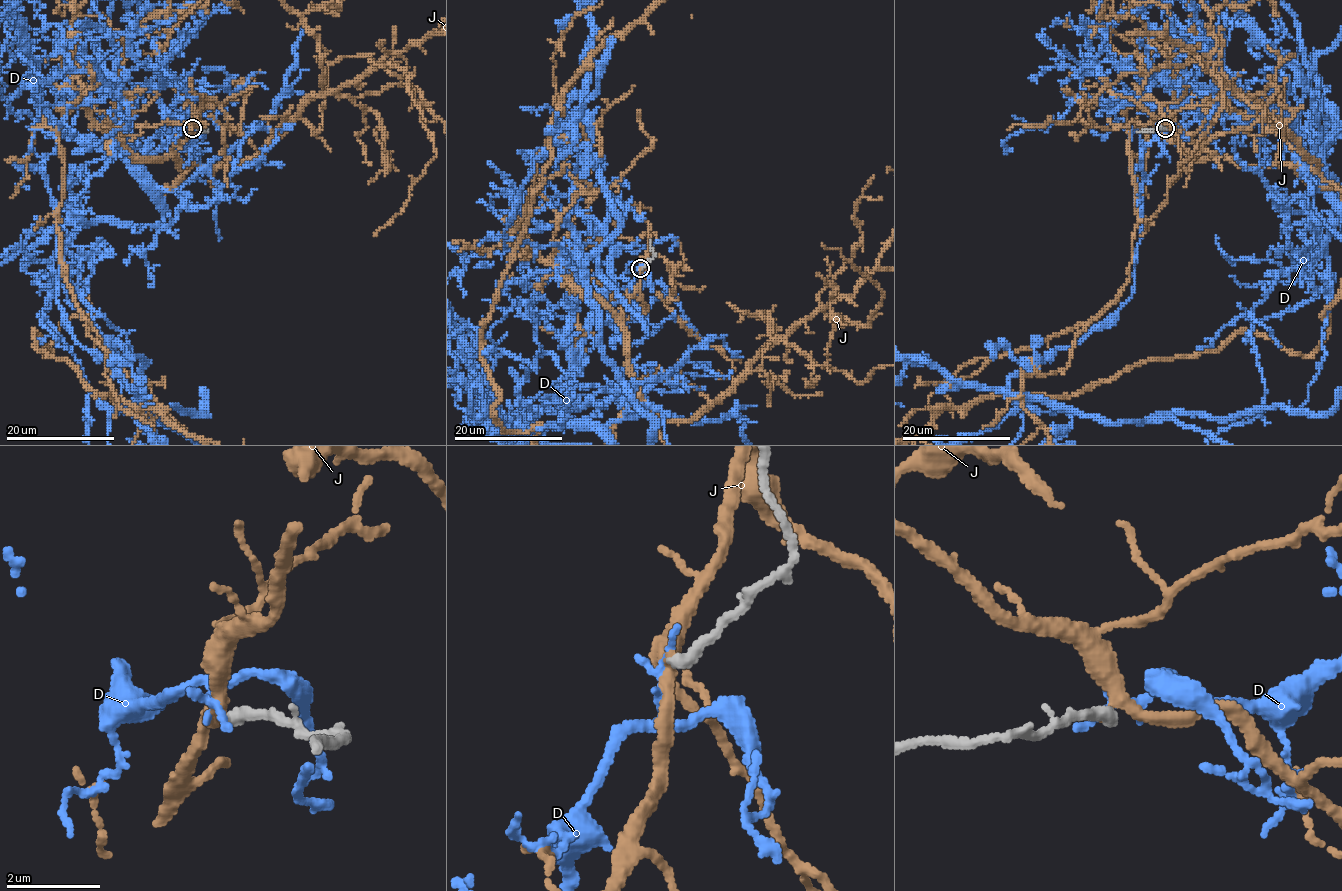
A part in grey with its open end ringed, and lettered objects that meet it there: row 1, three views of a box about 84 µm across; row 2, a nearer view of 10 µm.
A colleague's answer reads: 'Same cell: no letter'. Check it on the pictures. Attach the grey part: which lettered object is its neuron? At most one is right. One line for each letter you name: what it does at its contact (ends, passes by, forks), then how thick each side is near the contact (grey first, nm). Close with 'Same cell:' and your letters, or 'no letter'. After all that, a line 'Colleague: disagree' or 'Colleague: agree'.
Same cell: no letter
Colleague: agree

